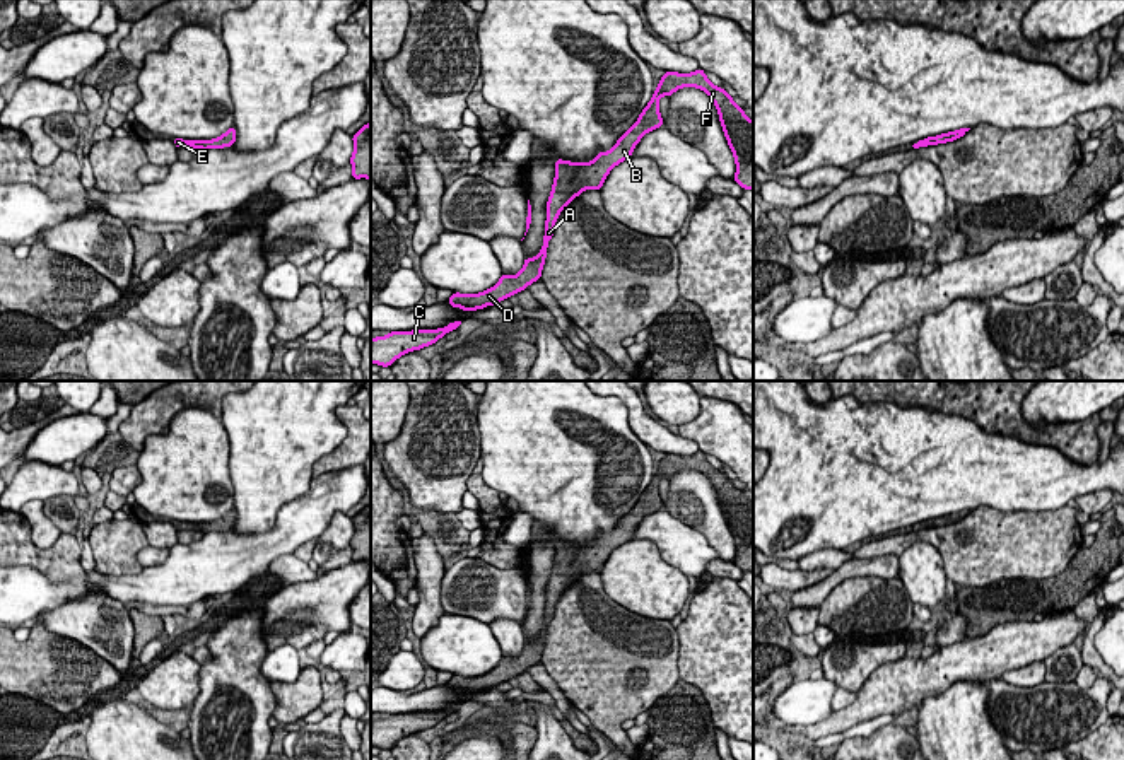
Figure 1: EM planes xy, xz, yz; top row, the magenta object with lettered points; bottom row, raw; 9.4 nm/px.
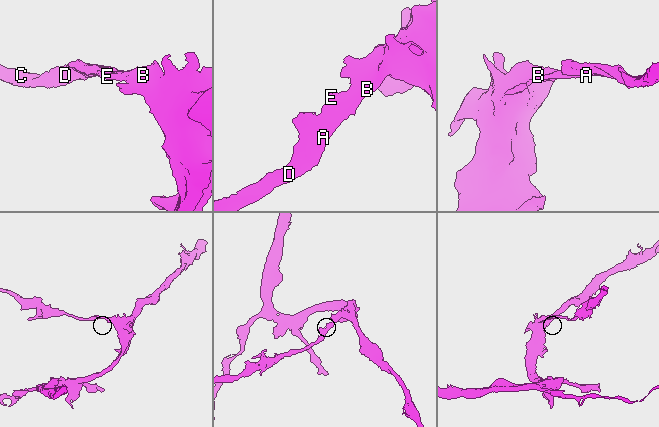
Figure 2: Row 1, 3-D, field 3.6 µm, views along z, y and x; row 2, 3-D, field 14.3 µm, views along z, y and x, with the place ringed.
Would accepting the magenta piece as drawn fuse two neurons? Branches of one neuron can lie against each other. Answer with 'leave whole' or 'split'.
leave whole

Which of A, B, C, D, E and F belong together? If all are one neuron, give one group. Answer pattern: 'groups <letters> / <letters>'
groups A B C D E F

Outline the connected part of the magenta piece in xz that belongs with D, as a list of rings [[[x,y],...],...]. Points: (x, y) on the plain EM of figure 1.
[[[702,451],[692,456],[668,453],[658,466],[651,483],[639,497],[637,504],[627,512],[608,535],[598,535],[591,545],[571,545],[555,541],[555,560],[547,584],[547,603],[542,634],[535,640],[524,640],[518,658],[502,656],[499,664],[480,676],[454,675],[448,687],[463,693],[477,693],[494,688],[538,664],[547,640],[548,623],[553,618],[555,605],[560,594],[584,572],[601,572],[610,553],[632,540],[641,521],[663,509],[659,495],[659,480],[670,480],[682,470],[697,470],[704,473],[716,487],[719,504],[735,538],[736,555],[733,564],[743,572],[753,572],[753,504],[736,488],[733,480],[723,470],[714,468]]]

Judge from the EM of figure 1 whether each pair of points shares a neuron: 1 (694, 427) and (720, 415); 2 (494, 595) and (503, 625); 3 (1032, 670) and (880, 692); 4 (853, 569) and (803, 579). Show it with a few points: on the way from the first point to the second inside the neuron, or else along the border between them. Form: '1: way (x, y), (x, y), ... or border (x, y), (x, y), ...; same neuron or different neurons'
1: way (701, 427), (708, 427), (713, 422); same neuron
2: border (520, 622), (494, 619), (489, 624); different neurons
3: border (1041, 660), (1006, 670), (1000, 677); different neurons
4: border (834, 571), (793, 593); different neurons

